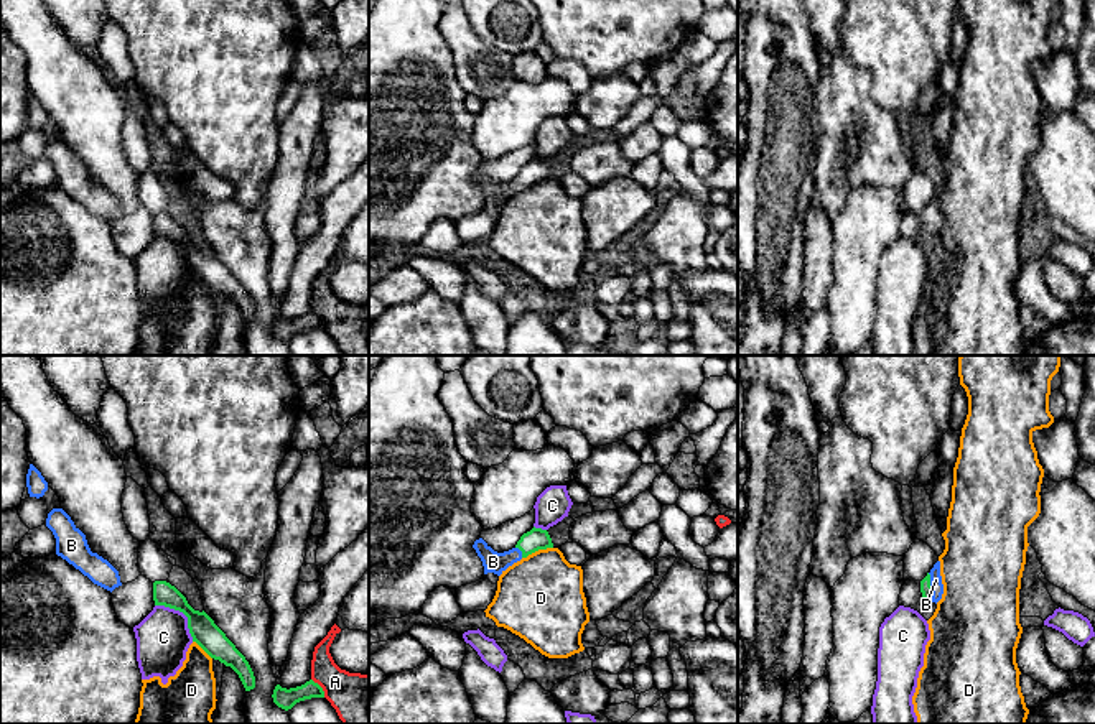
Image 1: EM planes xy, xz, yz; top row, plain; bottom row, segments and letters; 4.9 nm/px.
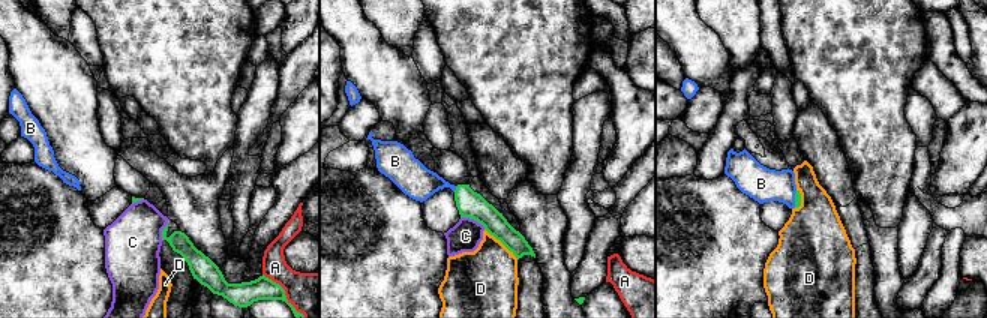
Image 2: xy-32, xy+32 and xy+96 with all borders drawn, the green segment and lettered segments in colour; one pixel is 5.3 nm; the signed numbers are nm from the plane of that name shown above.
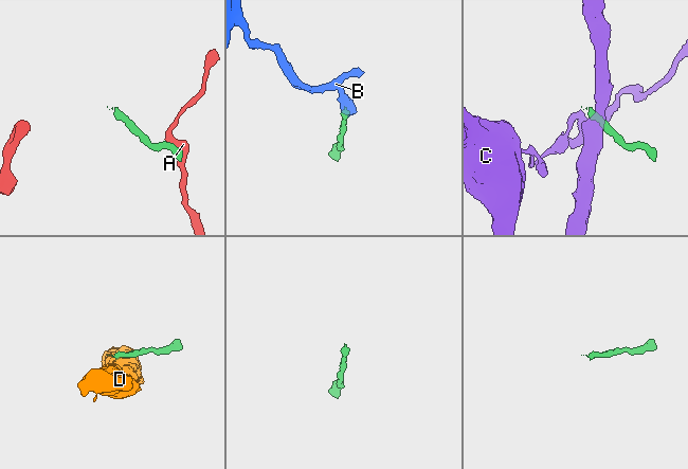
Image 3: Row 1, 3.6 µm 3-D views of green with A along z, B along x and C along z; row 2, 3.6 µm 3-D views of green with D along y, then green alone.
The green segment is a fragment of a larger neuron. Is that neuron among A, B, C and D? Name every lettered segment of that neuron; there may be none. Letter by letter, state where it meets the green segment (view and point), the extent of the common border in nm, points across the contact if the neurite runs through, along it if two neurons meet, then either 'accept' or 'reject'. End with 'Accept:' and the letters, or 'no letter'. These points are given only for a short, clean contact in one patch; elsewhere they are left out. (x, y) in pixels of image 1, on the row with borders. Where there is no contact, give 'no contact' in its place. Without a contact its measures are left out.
A: contact xy (321, 688); length 120 nm; border xy (312, 678), (325, 696); reject
B: contact yz (931, 588); length 150 nm; way yz (926, 588), (931, 588), (936, 580); accept
C: contact xy (183, 612); length 260 nm; border xy (155, 604), (178, 609), (186, 617), (186, 627), (193, 640); reject
D: contact xz (537, 550); length 160 nm; reject
Accept: B

